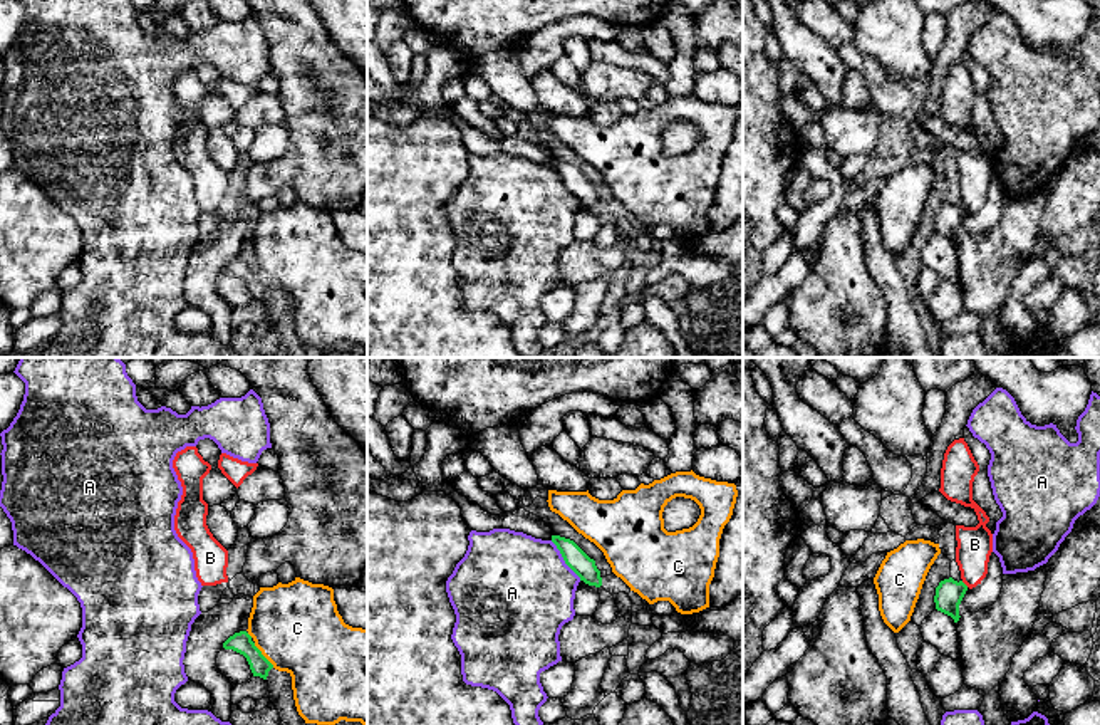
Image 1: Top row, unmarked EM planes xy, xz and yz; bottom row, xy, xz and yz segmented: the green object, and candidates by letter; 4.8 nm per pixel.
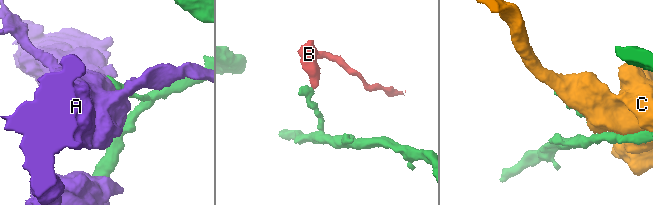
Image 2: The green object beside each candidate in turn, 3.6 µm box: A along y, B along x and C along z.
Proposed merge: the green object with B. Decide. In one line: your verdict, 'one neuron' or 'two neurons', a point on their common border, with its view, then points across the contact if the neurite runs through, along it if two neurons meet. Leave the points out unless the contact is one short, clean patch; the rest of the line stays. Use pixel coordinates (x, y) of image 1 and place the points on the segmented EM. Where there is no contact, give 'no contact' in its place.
two neurons; meets green in yz at (963, 583); border along yz (961, 581), (968, 586)

